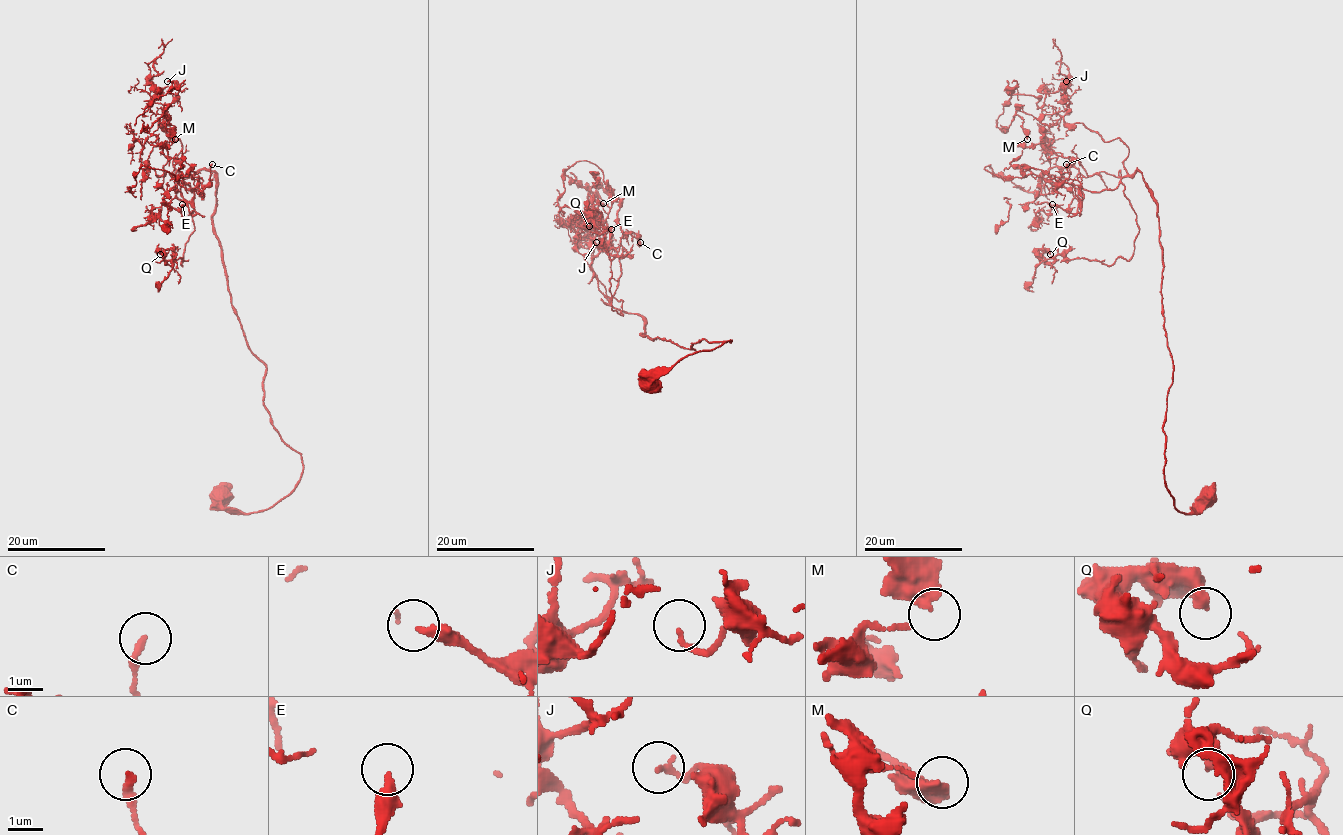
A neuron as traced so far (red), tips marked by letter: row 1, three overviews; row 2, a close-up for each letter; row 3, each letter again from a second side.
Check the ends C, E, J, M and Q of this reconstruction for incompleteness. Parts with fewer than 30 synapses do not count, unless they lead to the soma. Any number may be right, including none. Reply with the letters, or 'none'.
E

